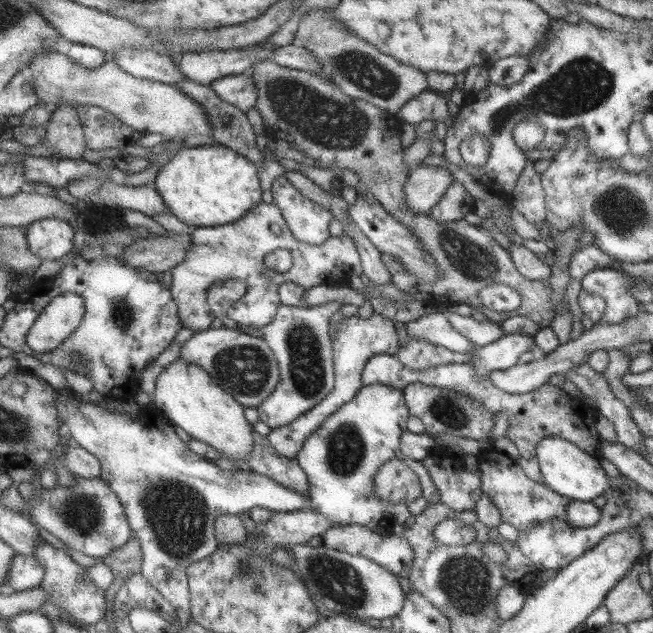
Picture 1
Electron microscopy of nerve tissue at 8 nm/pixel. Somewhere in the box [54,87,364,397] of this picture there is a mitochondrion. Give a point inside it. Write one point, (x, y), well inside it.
(123, 314)

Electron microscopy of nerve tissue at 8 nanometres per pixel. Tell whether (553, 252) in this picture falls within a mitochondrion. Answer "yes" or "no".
no

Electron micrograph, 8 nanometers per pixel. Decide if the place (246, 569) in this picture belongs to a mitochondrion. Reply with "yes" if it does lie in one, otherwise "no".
yes

